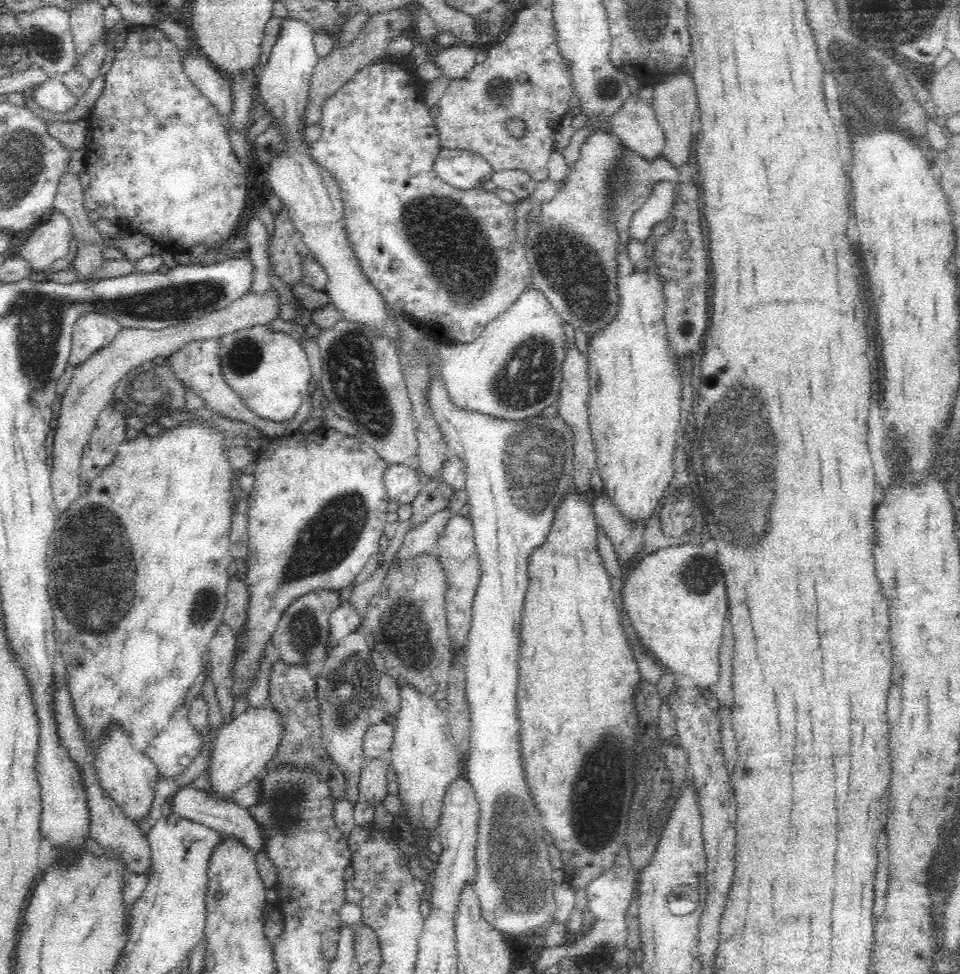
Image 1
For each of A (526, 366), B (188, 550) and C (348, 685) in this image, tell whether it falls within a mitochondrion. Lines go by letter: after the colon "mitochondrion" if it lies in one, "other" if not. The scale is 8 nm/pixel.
A: mitochondrion
B: other
C: mitochondrion

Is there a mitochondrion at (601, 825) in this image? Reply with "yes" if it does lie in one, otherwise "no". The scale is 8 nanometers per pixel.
yes

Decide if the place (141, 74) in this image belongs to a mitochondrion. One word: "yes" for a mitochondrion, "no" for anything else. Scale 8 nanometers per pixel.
no

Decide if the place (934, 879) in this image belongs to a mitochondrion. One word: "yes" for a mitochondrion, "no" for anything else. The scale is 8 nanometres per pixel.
no

